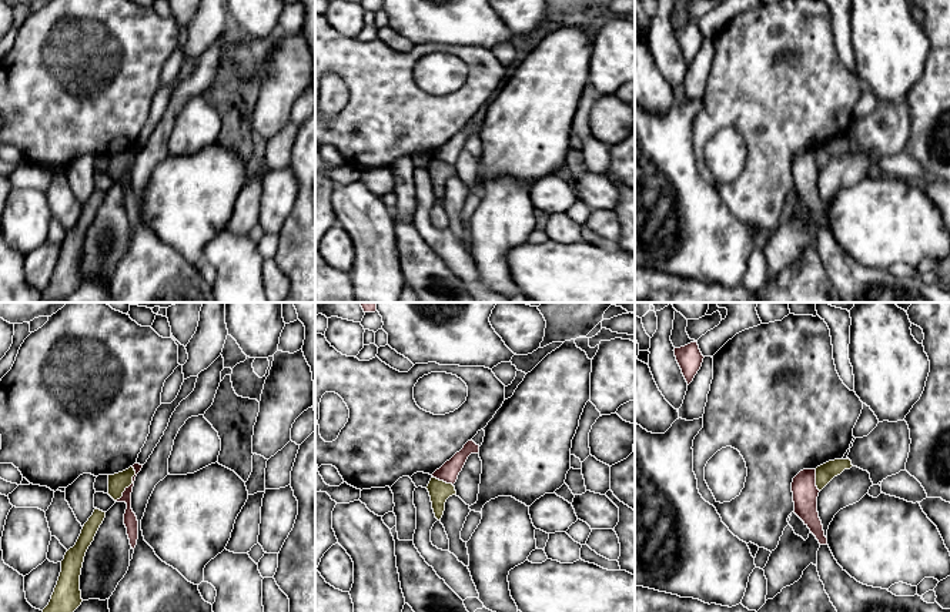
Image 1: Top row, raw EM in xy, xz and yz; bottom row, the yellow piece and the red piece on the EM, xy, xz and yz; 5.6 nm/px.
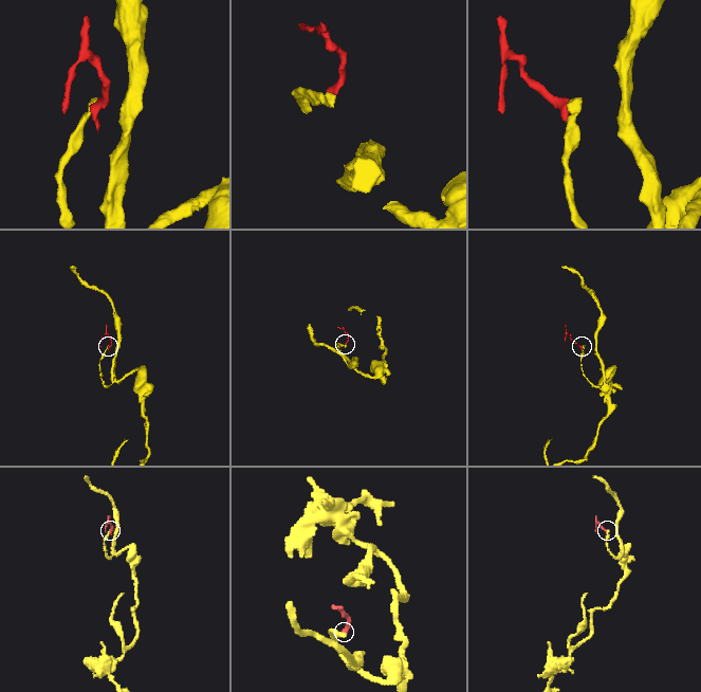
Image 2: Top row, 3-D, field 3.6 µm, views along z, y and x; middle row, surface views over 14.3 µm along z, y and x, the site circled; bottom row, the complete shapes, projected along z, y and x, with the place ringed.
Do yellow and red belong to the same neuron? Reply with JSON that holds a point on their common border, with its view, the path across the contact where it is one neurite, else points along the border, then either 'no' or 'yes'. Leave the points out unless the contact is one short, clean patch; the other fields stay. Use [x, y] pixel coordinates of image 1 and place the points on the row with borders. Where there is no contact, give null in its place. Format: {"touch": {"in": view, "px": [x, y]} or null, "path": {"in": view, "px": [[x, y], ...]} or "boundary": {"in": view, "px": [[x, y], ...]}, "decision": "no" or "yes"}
{"touch": {"in": "xy", "px": [131, 482]}, "boundary": {"in": "xy", "px": [[133, 467], [133, 482], [116, 500]]}, "decision": "no"}

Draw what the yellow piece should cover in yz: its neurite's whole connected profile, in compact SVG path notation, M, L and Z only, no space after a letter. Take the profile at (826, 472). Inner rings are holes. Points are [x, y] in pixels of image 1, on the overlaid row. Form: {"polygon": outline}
{"polygon": "M834 459L816 468L816 486L822 491L834 476L840 475L844 469L850 469L852 461Z"}

